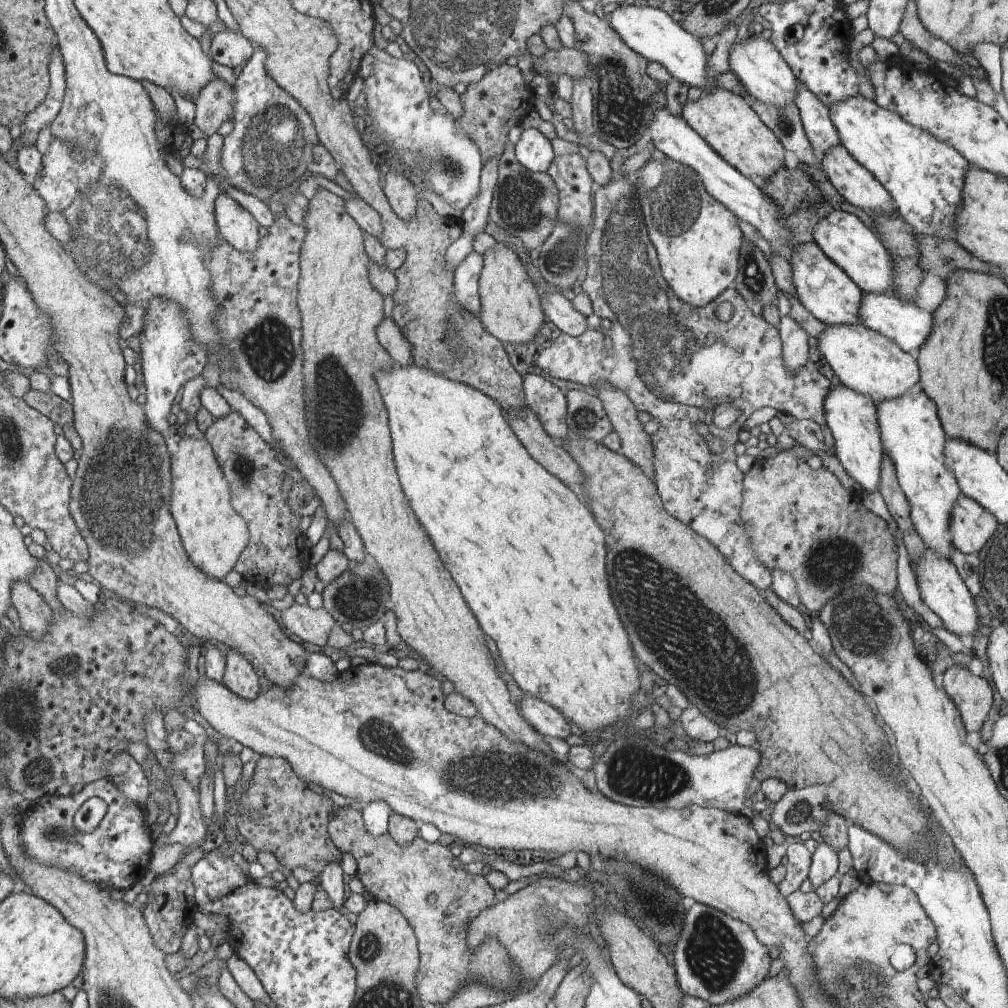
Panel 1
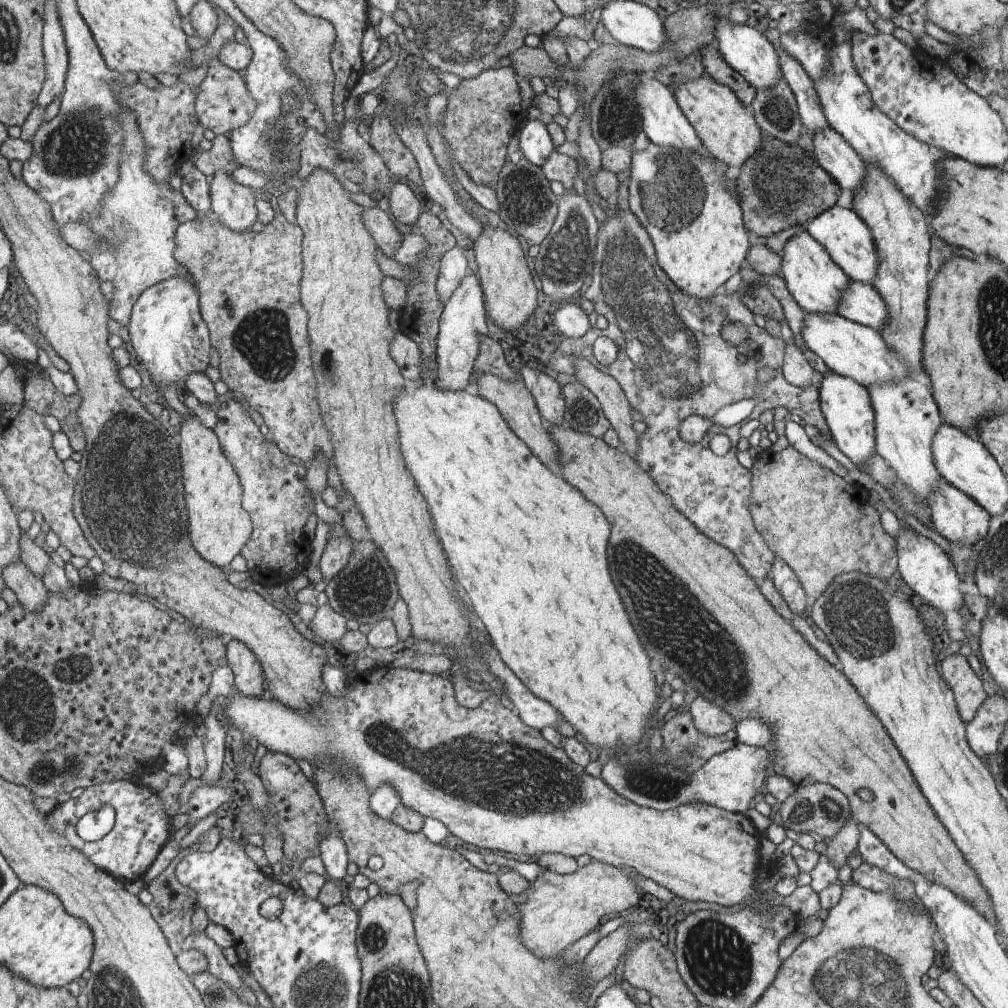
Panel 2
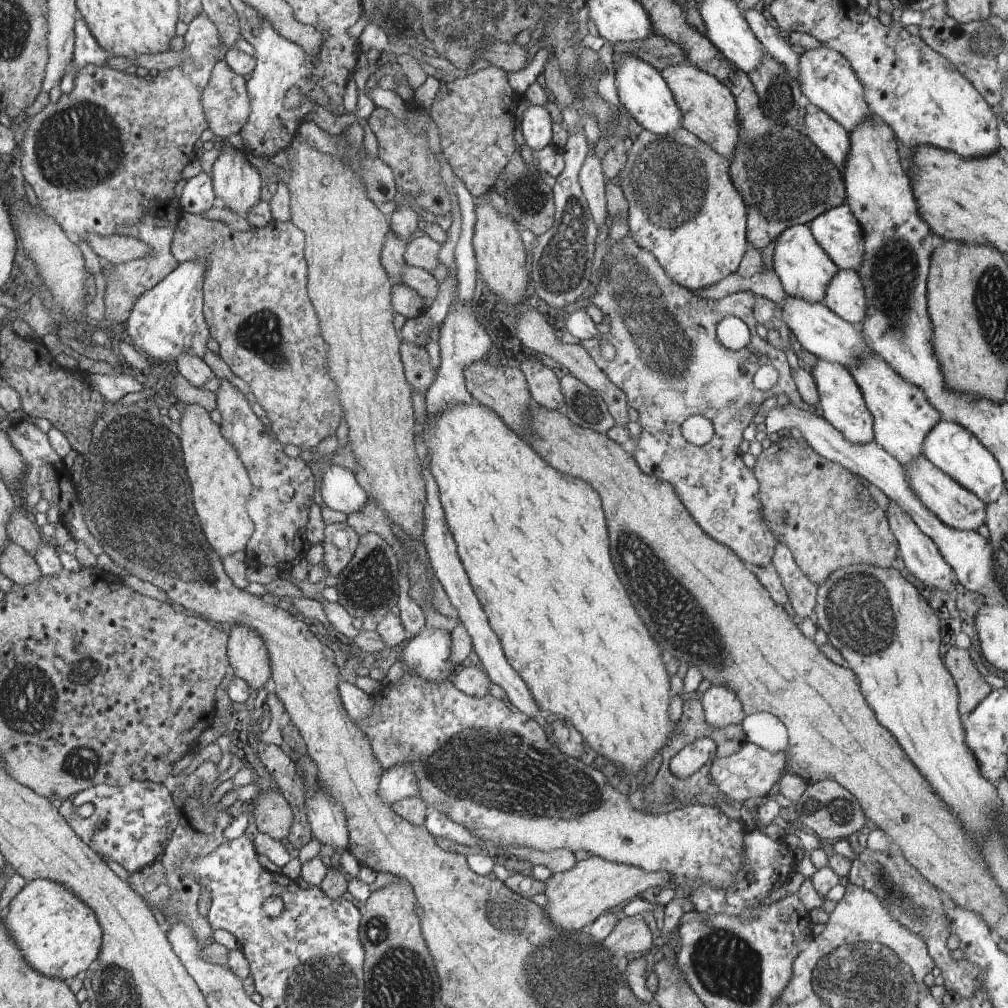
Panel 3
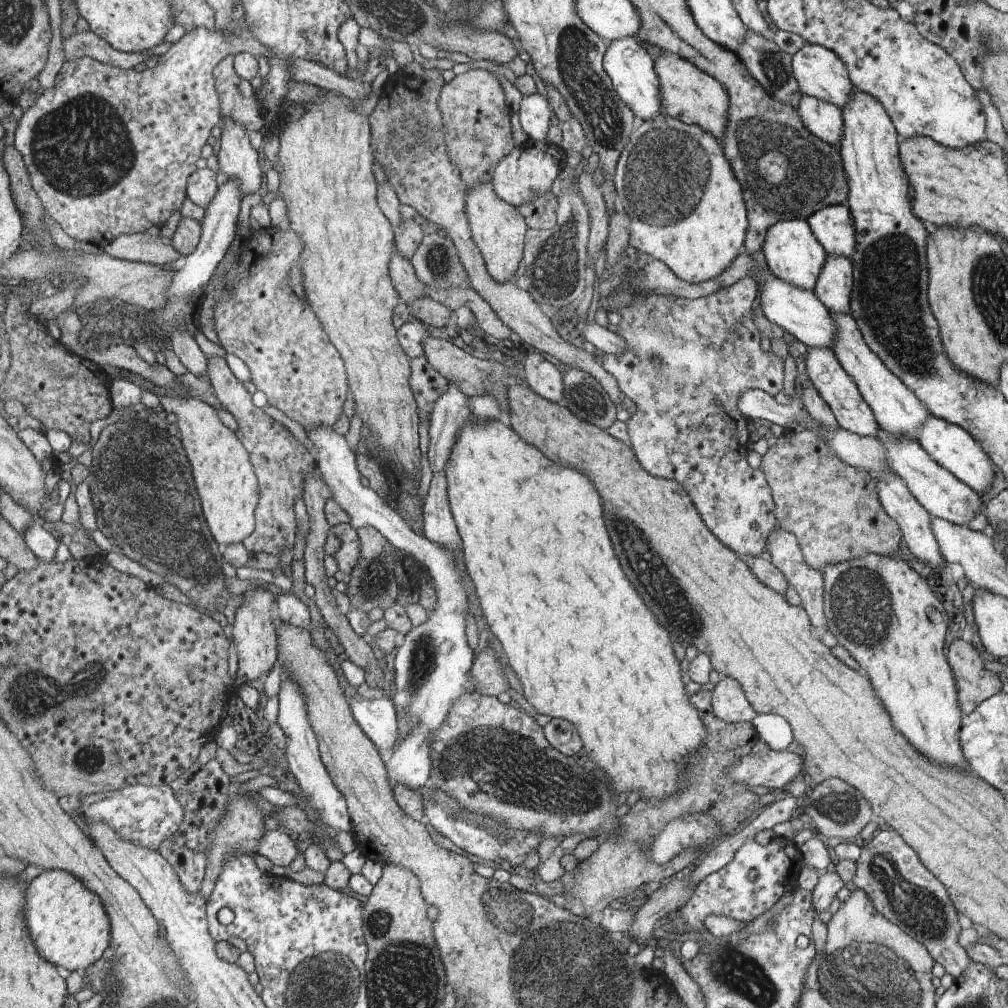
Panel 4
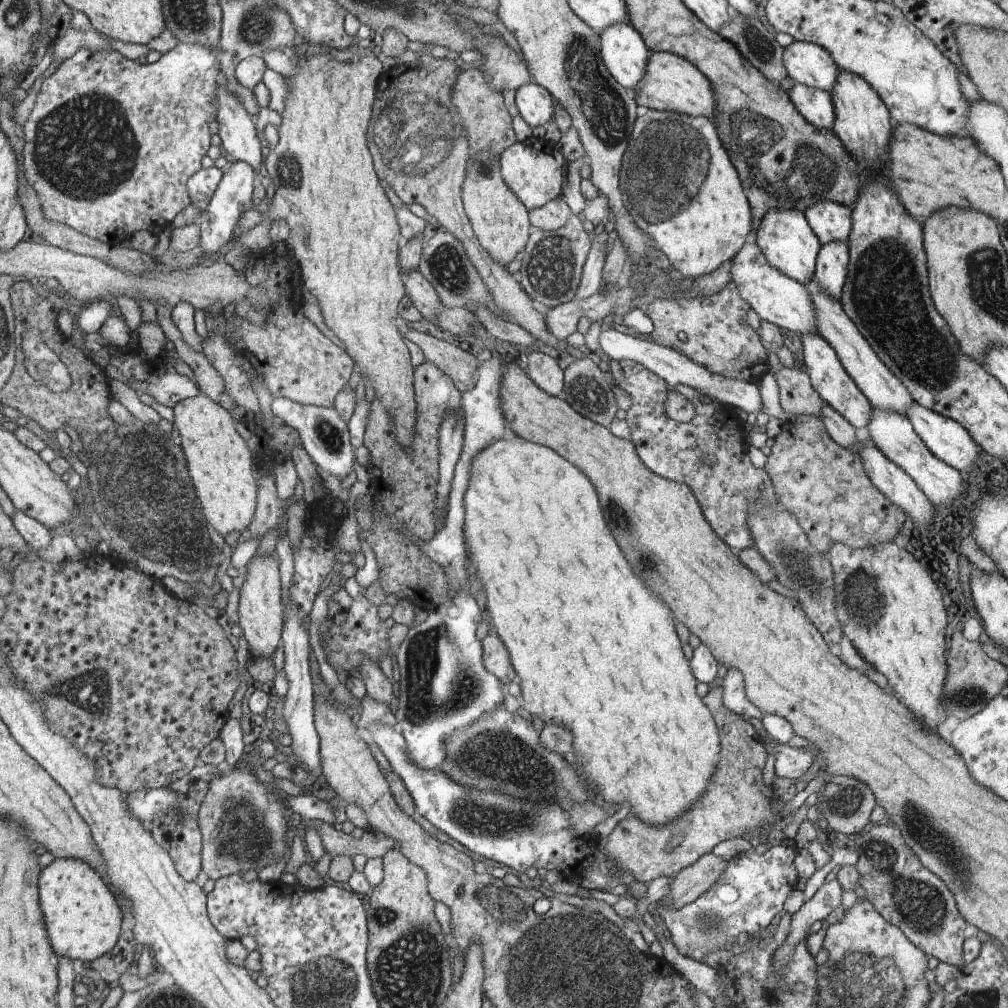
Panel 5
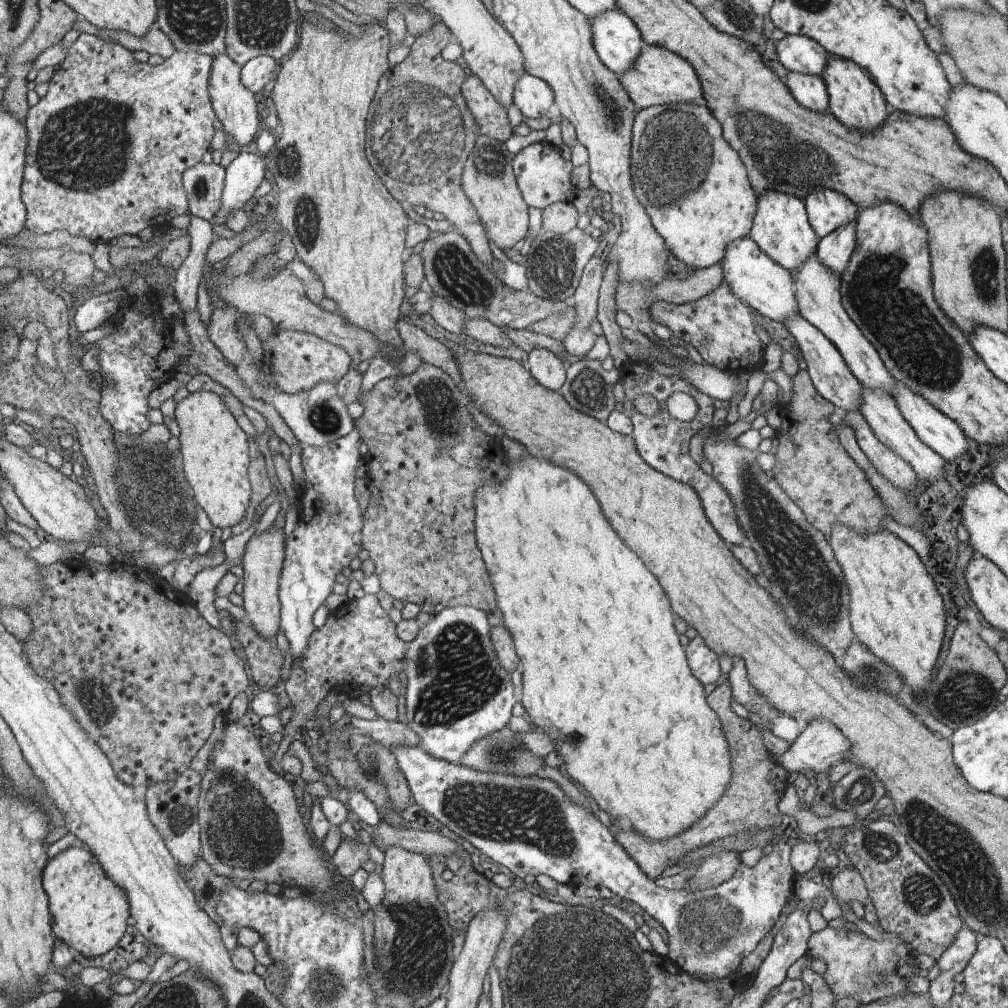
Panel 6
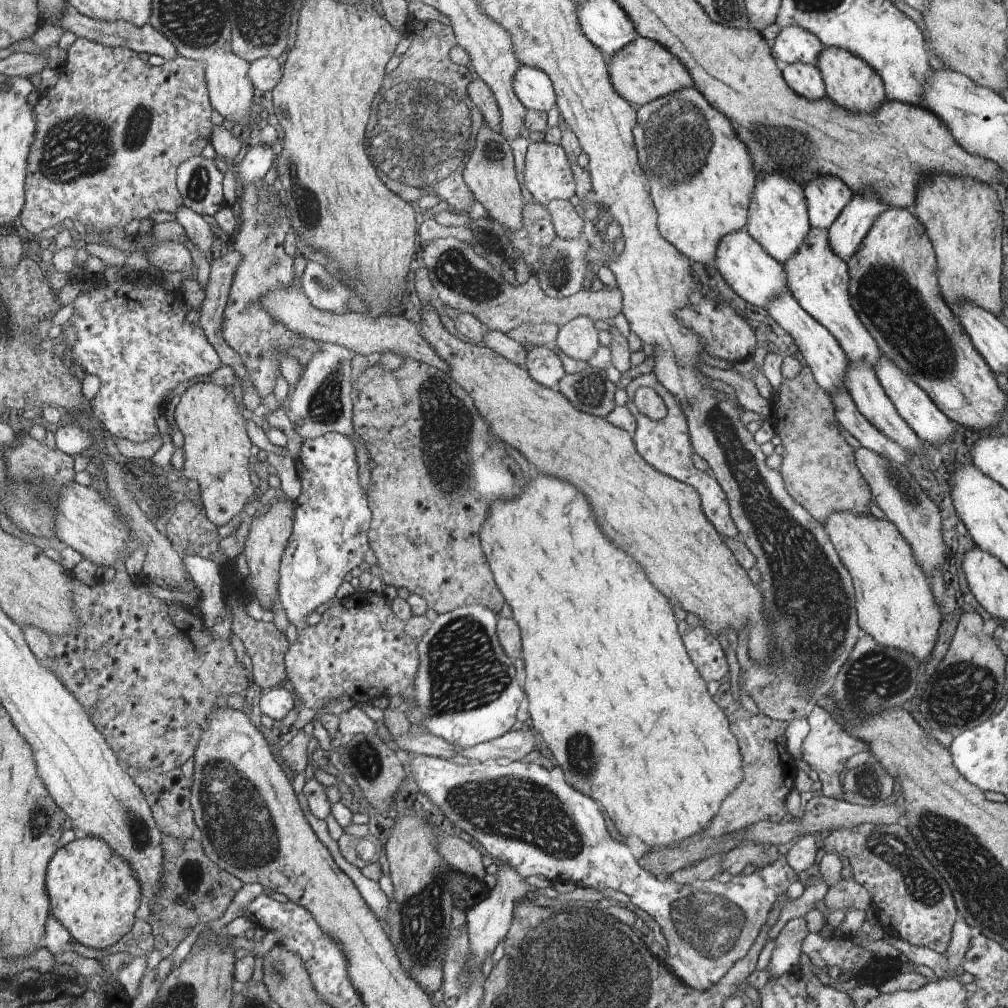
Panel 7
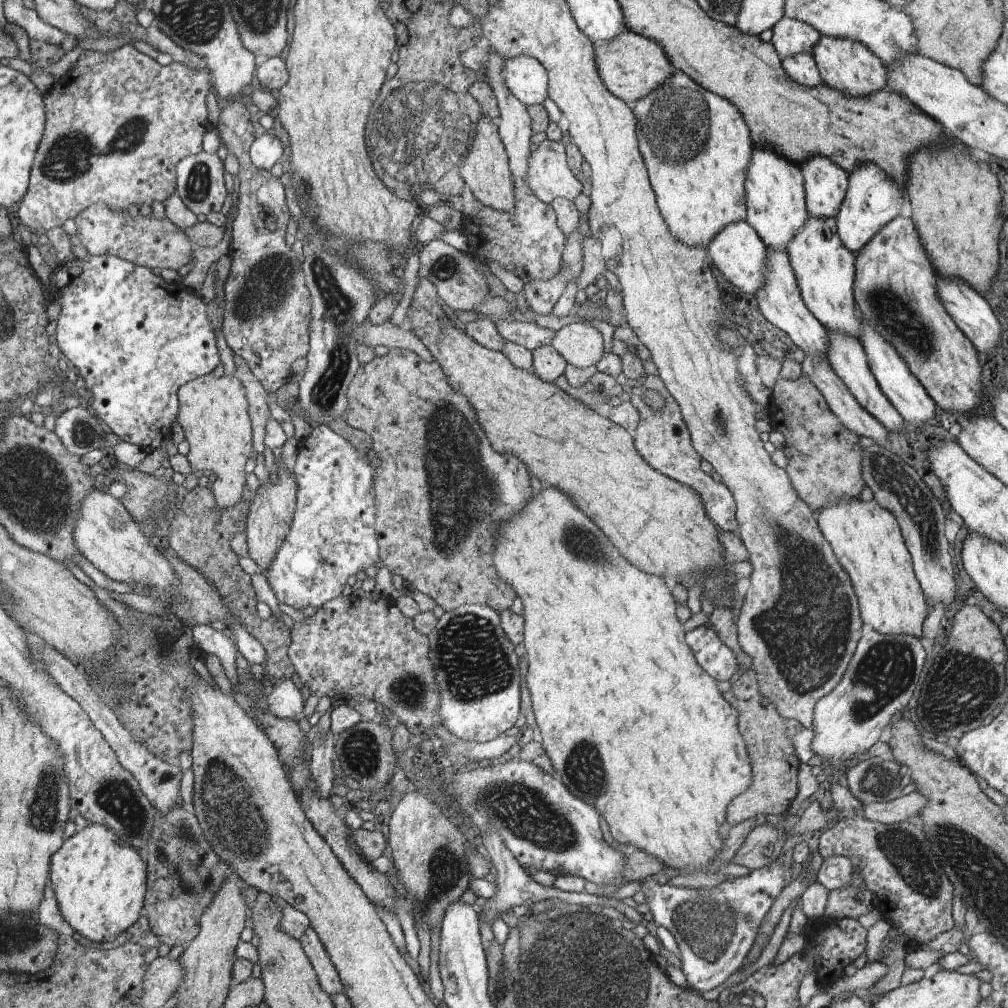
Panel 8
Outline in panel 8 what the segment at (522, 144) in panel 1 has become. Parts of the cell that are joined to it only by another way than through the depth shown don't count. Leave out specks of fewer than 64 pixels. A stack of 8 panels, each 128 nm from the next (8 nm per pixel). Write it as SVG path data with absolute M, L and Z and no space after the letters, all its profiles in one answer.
M530 56L507 58L503 68L504 82L527 106L540 104L548 98L548 73L539 60Z

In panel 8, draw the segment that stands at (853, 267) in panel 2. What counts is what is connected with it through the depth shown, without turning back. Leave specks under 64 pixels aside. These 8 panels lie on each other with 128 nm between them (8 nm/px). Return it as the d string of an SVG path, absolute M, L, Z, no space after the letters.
M812 156L799 167L804 179L808 214L816 216L816 218L835 218L846 196L849 174L836 162L832 162L828 156Z

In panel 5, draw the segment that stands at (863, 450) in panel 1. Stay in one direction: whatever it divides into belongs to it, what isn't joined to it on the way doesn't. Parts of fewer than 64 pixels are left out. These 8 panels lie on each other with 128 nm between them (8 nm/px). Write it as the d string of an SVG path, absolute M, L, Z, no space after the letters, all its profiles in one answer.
M819 333L802 334L801 340L806 370L814 390L824 402L837 410L855 429L867 426L870 416L872 416L873 406L850 378L832 345L828 344L828 341L824 340Z

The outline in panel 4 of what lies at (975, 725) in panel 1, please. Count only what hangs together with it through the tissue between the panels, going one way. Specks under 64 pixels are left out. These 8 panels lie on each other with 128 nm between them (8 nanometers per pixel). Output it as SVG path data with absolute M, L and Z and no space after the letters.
M954 640L948 648L948 665L953 671L961 714L971 714L984 700L1006 688L1004 679L983 666L984 656L971 643Z

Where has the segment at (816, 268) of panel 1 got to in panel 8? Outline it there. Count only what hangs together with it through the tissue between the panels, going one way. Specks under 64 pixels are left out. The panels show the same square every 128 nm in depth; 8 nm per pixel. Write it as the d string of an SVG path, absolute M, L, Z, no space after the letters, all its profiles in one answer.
M756 148L756 156L752 156L752 168L748 168L748 210L747 210L747 222L759 233L760 238L770 246L770 250L785 250L788 246L788 243L795 238L795 235L798 234L800 228L804 226L805 220L808 218L808 211L806 208L805 201L805 188L804 188L804 179L800 167L794 162L788 160L787 157L780 156L779 153L774 152L774 150L768 148Z

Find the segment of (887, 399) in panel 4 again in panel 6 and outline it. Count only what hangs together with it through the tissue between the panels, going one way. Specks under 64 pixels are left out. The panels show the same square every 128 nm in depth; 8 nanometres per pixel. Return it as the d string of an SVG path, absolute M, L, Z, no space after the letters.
M812 252L812 256L804 264L800 264L800 268L792 270L791 275L795 281L799 314L814 324L824 336L828 337L828 340L832 341L832 344L836 345L844 362L863 388L882 390L882 392L890 394L894 388L895 378L888 372L876 348L870 344L869 340L866 340L862 330L848 316L848 312L842 304L842 294L840 294L841 277L836 276L832 270L824 266L816 252Z

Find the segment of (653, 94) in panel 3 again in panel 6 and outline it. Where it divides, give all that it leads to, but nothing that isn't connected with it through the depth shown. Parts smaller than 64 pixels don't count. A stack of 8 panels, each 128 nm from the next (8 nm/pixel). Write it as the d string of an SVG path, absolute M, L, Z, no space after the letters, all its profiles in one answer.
M618 7L604 10L590 21L595 48L603 63L617 76L628 72L644 43L634 21Z

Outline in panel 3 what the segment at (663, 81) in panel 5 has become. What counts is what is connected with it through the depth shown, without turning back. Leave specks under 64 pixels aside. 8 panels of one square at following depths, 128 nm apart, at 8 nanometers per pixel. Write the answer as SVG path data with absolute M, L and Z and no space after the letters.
M685 59L666 66L660 74L680 107L683 127L695 133L704 144L710 144L720 156L726 157L730 162L732 156L735 156L740 135L738 102L731 89L711 73L704 72Z

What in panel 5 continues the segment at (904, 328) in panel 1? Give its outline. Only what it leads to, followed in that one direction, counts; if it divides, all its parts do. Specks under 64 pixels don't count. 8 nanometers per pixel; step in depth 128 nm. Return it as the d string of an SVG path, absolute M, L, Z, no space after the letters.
M836 240L821 245L817 256L815 280L820 290L840 300L848 276L849 248L846 241Z

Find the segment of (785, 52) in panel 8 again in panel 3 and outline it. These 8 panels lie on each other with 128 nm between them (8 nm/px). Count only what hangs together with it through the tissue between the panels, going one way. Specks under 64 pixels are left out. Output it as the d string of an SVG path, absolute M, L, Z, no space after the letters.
M822 44L814 49L800 50L799 57L799 87L813 108L824 110L830 118L842 124L849 133L873 116L856 72L852 70L849 60L846 60L840 52Z

